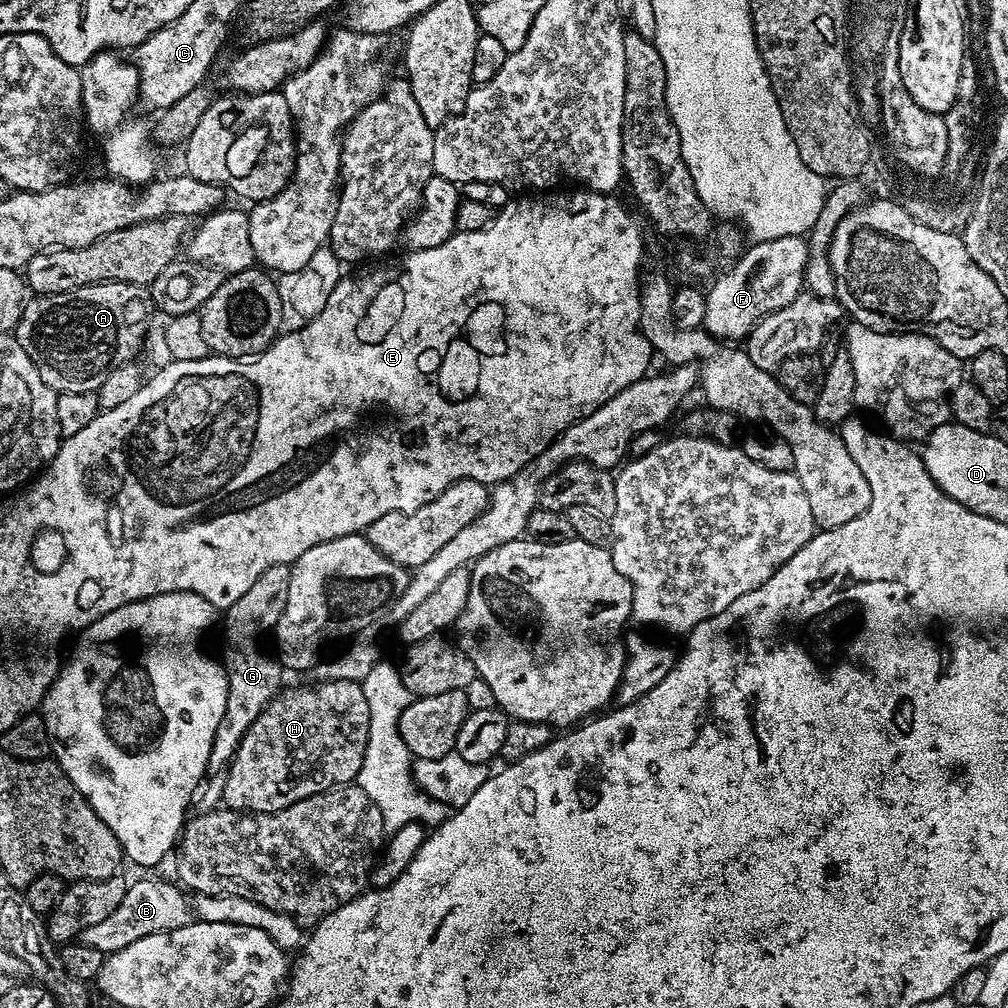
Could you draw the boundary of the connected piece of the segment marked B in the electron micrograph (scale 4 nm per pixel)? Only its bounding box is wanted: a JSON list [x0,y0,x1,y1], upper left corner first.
[79,880,193,954]

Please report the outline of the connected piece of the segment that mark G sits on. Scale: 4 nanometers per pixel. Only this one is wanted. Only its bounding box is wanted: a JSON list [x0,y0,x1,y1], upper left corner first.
[209,564,292,774]

